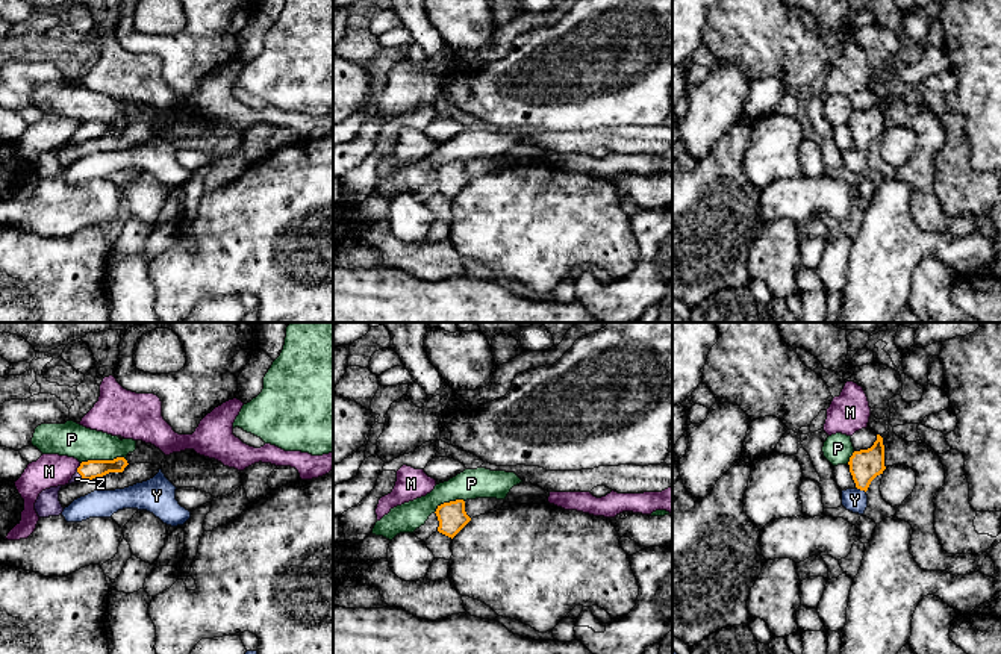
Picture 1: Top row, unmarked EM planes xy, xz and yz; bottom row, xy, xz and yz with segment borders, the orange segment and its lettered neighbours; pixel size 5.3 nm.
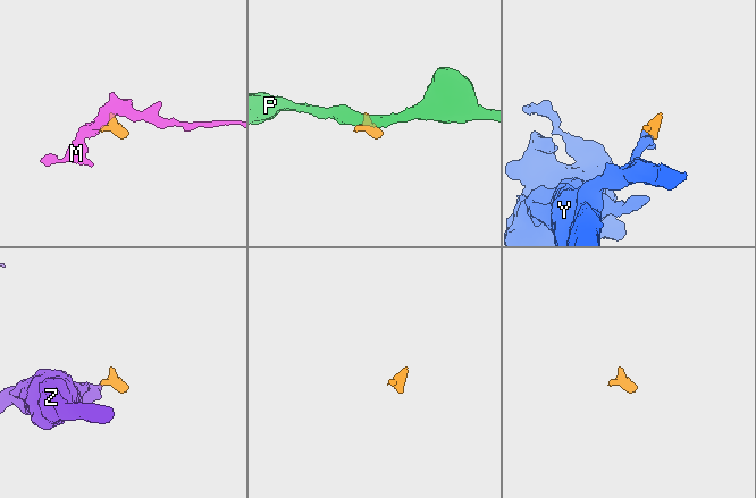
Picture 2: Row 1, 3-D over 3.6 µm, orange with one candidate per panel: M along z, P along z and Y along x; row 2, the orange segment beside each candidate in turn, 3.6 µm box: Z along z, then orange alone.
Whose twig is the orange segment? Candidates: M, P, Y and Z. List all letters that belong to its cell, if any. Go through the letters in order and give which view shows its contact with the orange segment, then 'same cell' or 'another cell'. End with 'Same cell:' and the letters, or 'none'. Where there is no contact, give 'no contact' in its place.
M: xy | another cell
P: xy | another cell
Y: yz | another cell
Z: xy | same cell
Same cell: Z

